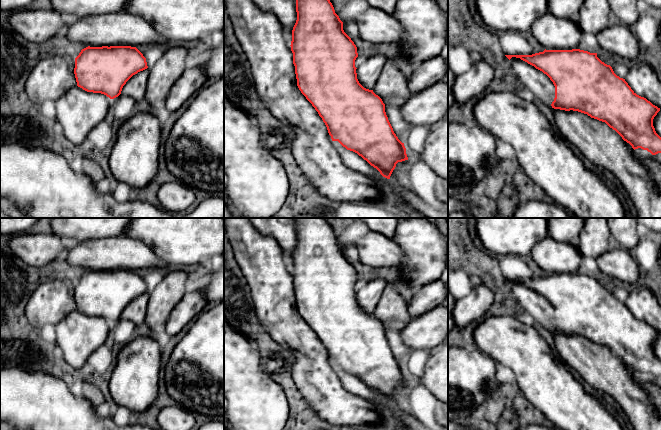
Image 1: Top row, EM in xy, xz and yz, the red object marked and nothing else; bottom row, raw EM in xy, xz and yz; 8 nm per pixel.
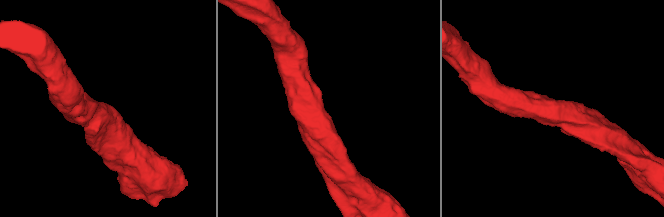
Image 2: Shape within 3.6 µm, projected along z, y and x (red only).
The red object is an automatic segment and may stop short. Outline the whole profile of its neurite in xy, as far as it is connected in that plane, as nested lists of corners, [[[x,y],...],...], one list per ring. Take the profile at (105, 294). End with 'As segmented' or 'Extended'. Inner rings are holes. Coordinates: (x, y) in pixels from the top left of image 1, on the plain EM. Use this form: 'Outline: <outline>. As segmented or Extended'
Outline: [[[88,270],[75,282],[77,310],[110,323],[122,317],[136,326],[143,324],[149,296],[146,282],[131,270]]]. Extended

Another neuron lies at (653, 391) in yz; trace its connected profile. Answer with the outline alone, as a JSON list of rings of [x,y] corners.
[[[635,378],[643,391],[648,395],[654,407],[654,415],[661,419],[661,387],[650,381],[641,382]]]

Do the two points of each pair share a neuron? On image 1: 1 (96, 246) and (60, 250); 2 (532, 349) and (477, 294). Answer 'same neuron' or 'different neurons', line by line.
1: different neurons
2: different neurons

